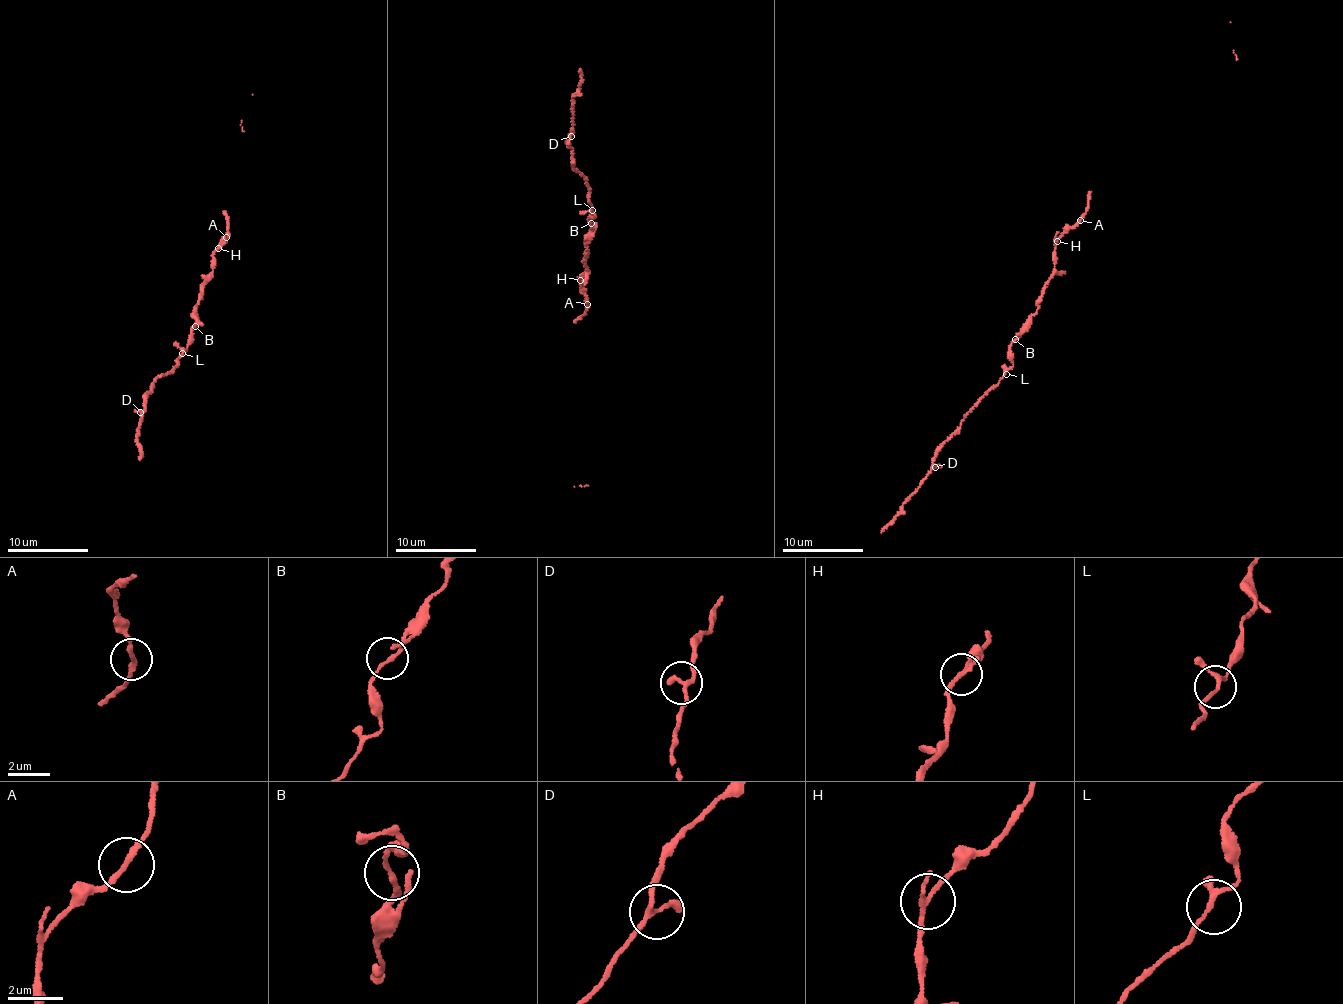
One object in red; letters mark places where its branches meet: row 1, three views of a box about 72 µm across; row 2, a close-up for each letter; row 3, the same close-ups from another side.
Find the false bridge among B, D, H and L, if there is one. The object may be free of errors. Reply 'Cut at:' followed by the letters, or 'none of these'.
Cut at: H

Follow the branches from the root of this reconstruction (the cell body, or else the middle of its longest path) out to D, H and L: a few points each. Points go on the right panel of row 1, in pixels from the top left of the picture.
D: (1045, 286), (1031, 324), (1011, 344), (1012, 367), (967, 413), (960, 429), (936, 452), (935, 467)
H: (1045, 286), (1055, 266), (1057, 242)
L: (1045, 286), (1031, 324), (1011, 344), (1013, 365), (1006, 374)

